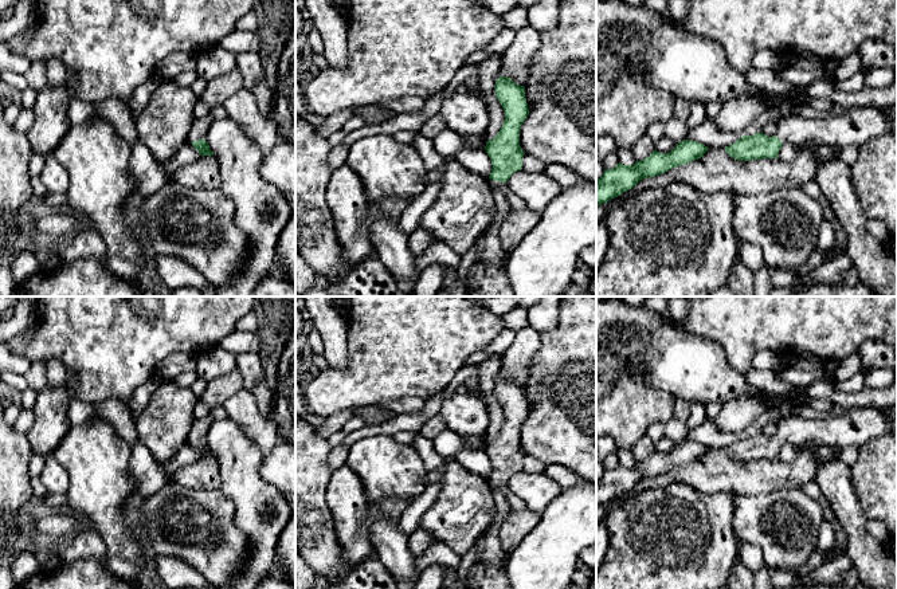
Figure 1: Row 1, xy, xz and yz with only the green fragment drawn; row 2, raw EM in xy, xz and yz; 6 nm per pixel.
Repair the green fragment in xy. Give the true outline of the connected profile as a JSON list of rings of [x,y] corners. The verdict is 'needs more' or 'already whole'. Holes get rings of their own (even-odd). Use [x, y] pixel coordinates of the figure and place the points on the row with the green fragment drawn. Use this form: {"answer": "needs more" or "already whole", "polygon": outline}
{"answer": "needs more", "polygon": [[[211,114],[204,118],[195,119],[193,125],[188,133],[188,142],[191,142],[193,145],[193,148],[197,149],[197,152],[201,154],[201,157],[214,156],[214,153],[209,149],[208,142],[205,141],[207,131],[209,129],[209,125],[214,121],[215,119],[212,118]]]}

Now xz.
{"answer": "needs more", "polygon": [[[500,76],[494,89],[505,111],[505,121],[498,134],[485,146],[493,165],[489,182],[495,204],[495,216],[493,224],[477,239],[474,248],[478,251],[478,264],[505,267],[508,254],[502,248],[498,233],[512,208],[502,186],[514,172],[522,169],[525,153],[520,146],[520,129],[529,114],[529,109],[525,87],[514,83],[510,78]]]}

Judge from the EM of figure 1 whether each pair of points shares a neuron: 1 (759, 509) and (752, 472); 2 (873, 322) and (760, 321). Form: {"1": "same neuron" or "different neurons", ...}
{"1": "different neurons", "2": "same neuron"}

